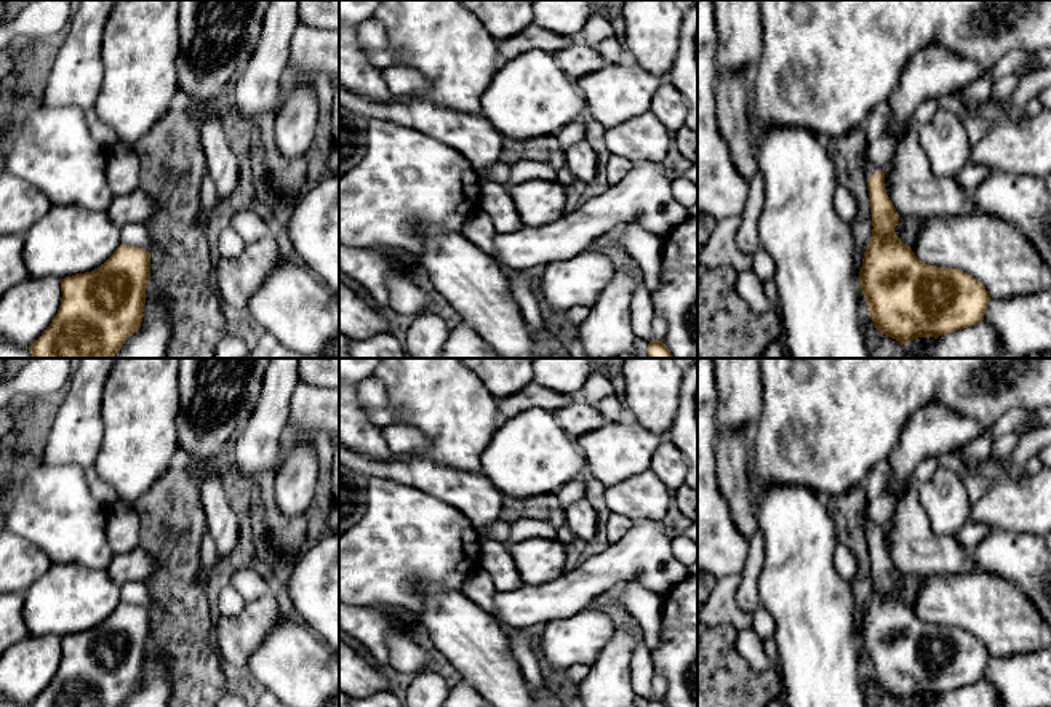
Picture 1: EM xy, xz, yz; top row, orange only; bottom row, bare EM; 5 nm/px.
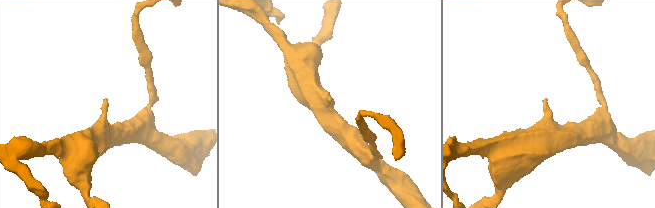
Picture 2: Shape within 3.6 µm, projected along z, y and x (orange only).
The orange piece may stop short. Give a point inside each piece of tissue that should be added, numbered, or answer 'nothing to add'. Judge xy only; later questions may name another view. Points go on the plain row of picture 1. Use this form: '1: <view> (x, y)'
nothing to add

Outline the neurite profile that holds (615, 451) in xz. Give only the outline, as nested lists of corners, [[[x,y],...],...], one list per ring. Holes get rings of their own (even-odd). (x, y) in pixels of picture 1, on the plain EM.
[[[606,422],[576,441],[589,475],[609,486],[648,470],[664,438],[638,422]]]

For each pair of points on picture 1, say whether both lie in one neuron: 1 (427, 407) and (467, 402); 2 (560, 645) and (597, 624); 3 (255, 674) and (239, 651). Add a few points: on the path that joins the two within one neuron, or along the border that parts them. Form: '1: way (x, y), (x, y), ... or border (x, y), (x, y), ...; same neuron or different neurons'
1: way (437, 402), (458, 402); same neuron
2: way (570, 640), (576, 640), (587, 632); same neuron
3: border (269, 632), (242, 672); different neurons

